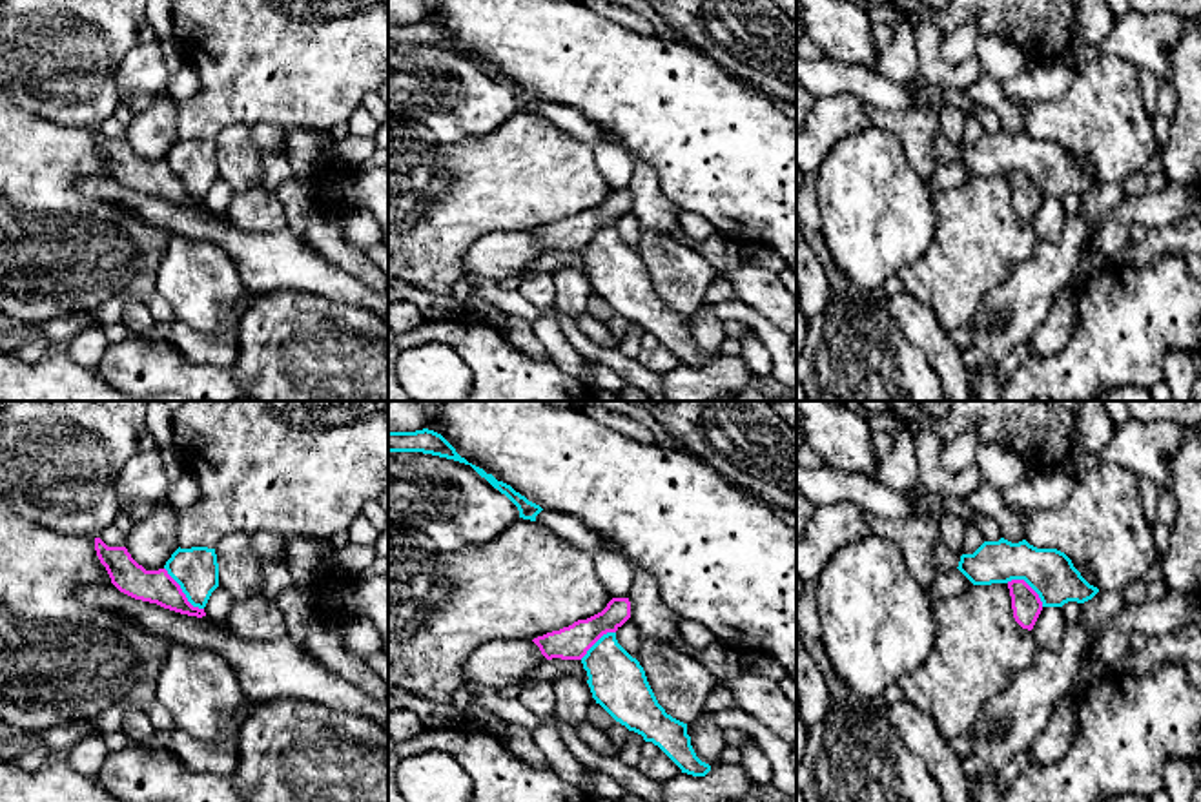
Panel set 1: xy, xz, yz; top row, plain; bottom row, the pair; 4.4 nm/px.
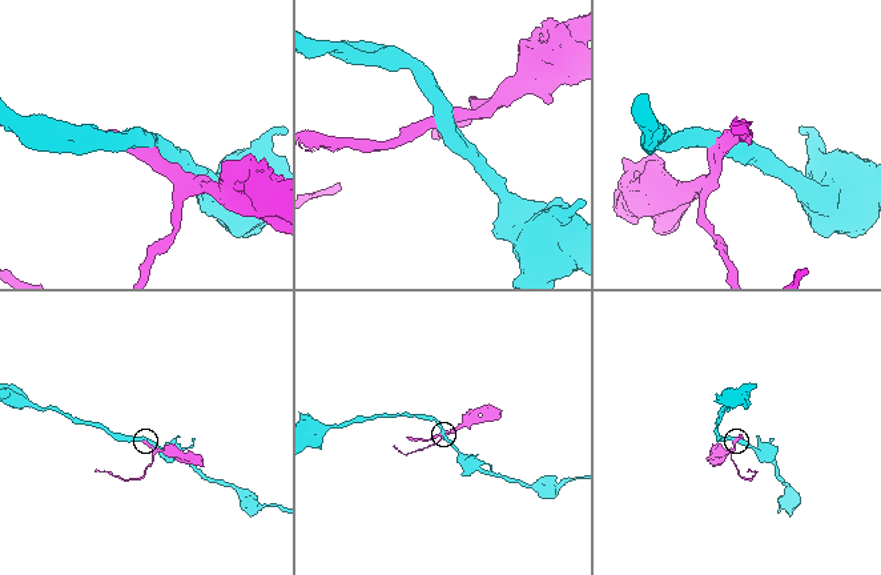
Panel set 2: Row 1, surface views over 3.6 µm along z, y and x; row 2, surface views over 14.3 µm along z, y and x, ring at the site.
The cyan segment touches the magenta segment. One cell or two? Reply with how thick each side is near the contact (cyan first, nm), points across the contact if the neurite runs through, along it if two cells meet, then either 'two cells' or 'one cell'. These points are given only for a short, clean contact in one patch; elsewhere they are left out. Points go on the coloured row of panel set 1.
200/150 nm | along xy (164, 567), (184, 596), (203, 609) | two cells

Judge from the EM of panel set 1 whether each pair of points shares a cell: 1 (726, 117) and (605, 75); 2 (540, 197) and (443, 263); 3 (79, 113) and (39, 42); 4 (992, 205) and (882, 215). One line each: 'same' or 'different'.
1: same
2: same
3: same
4: different

